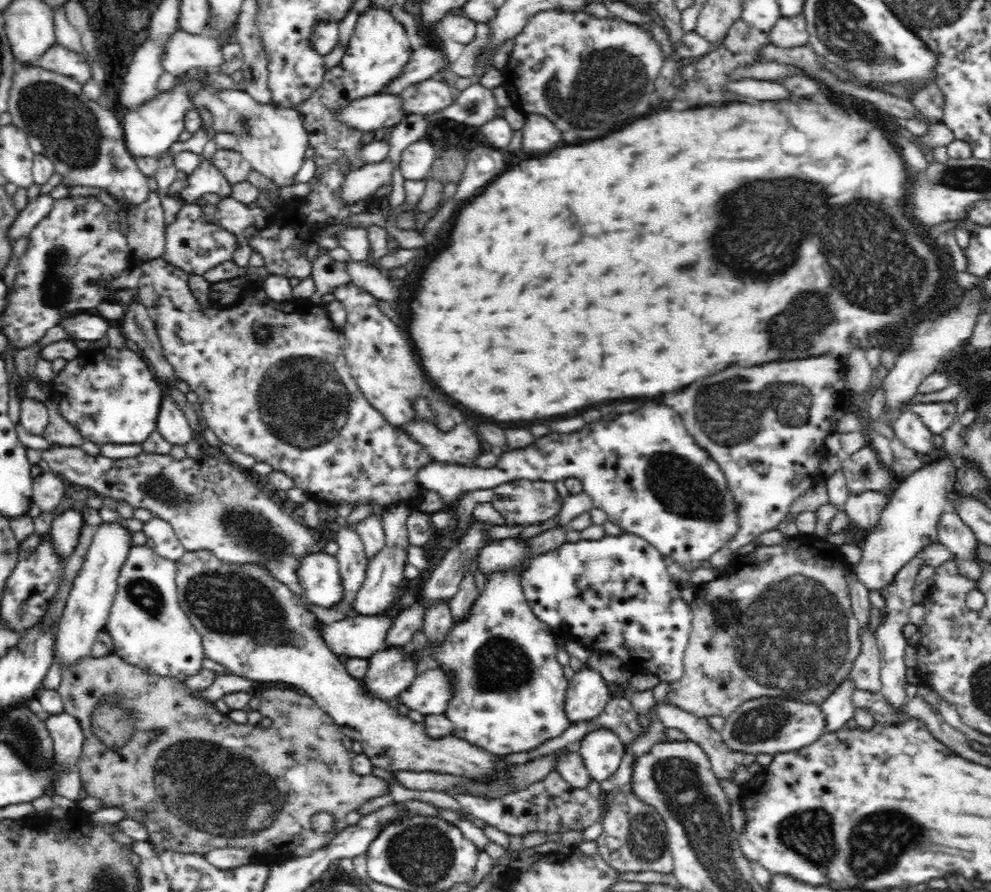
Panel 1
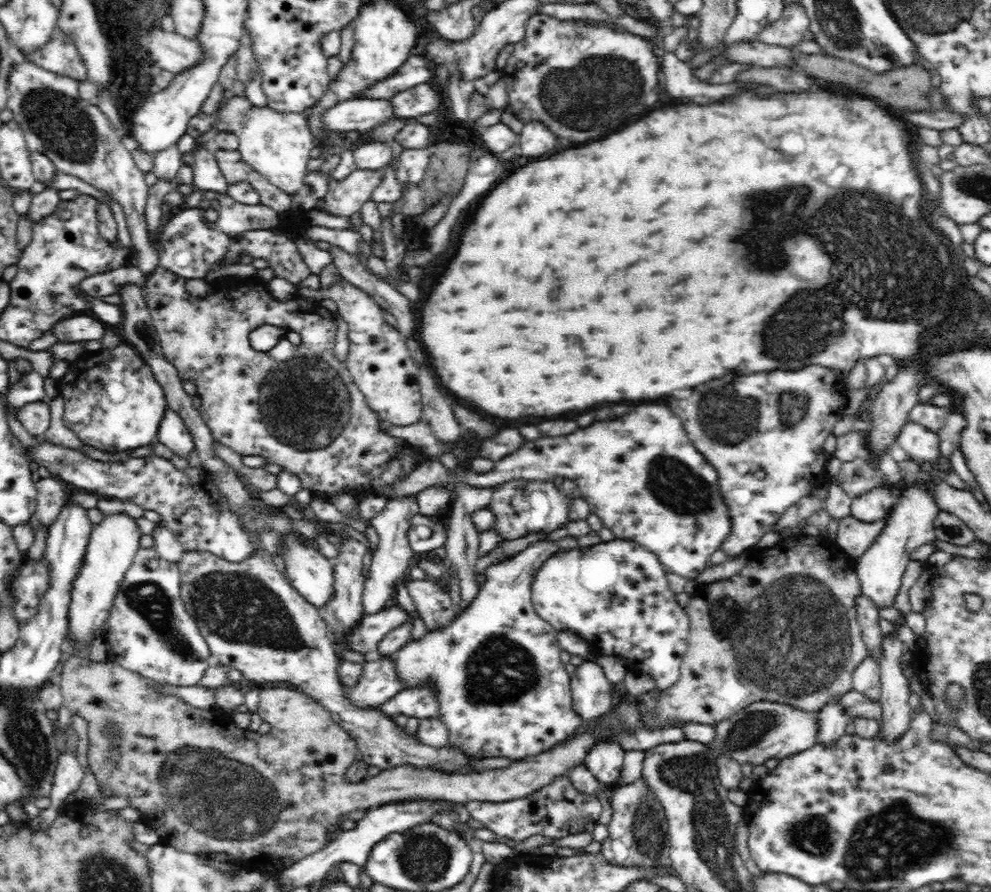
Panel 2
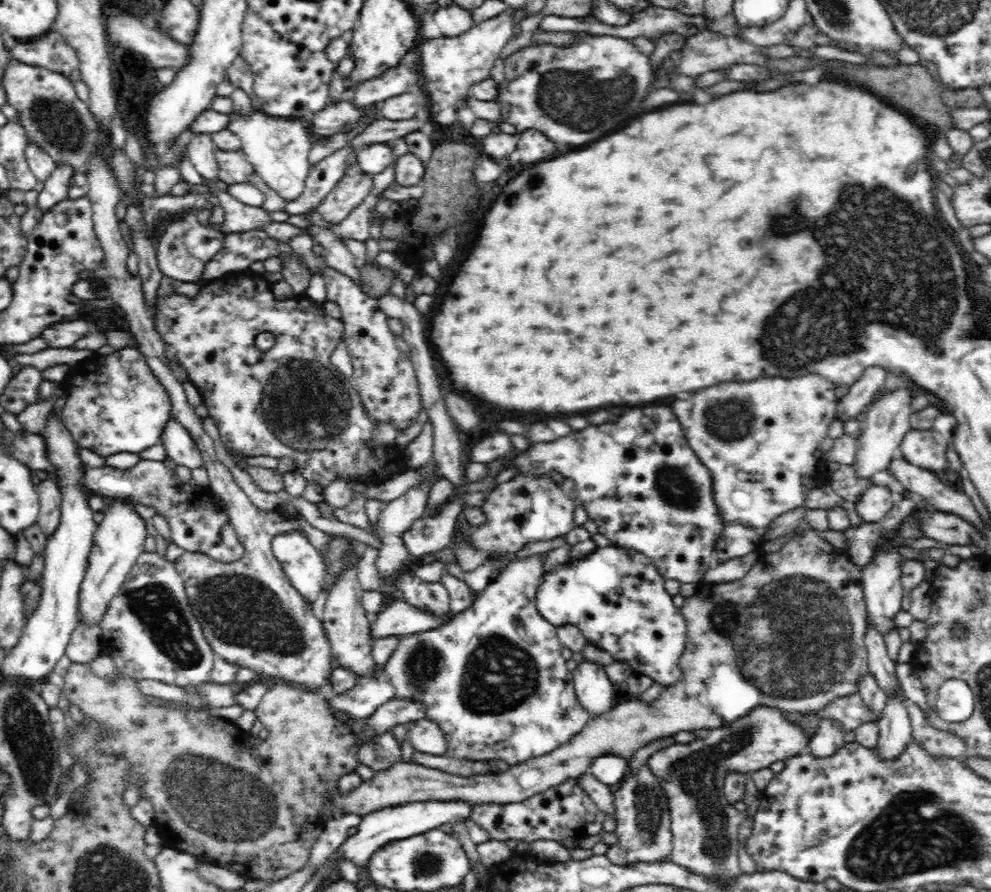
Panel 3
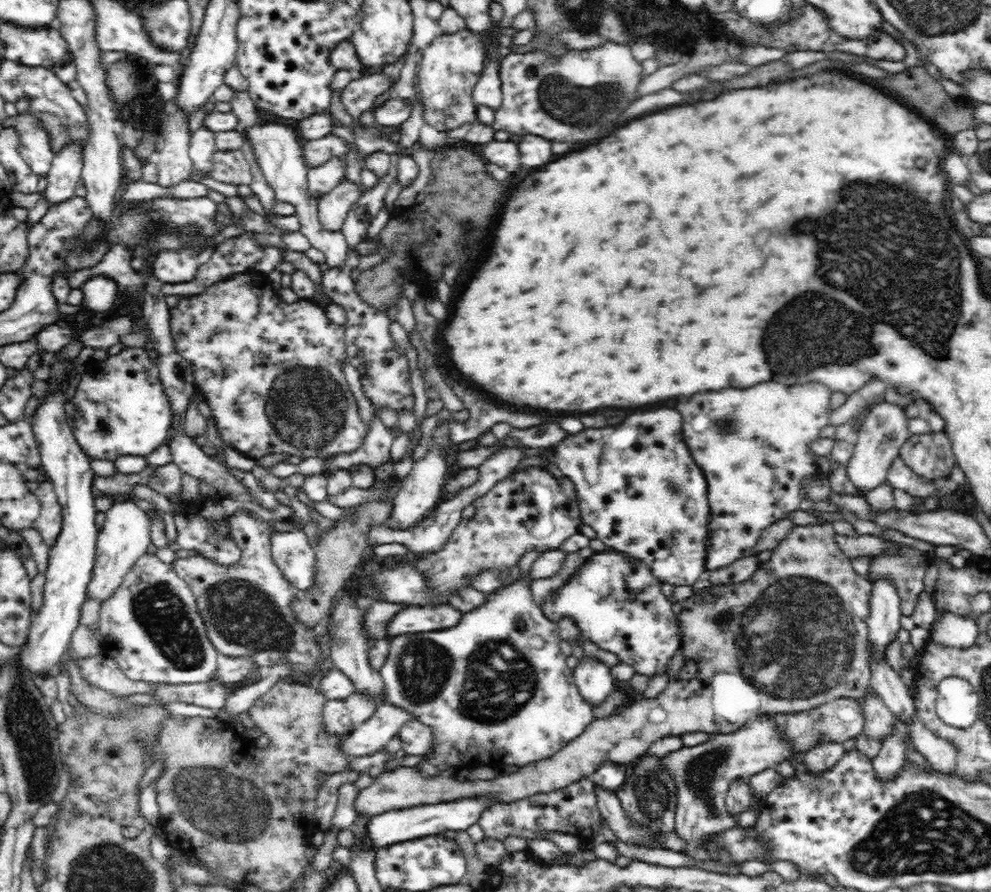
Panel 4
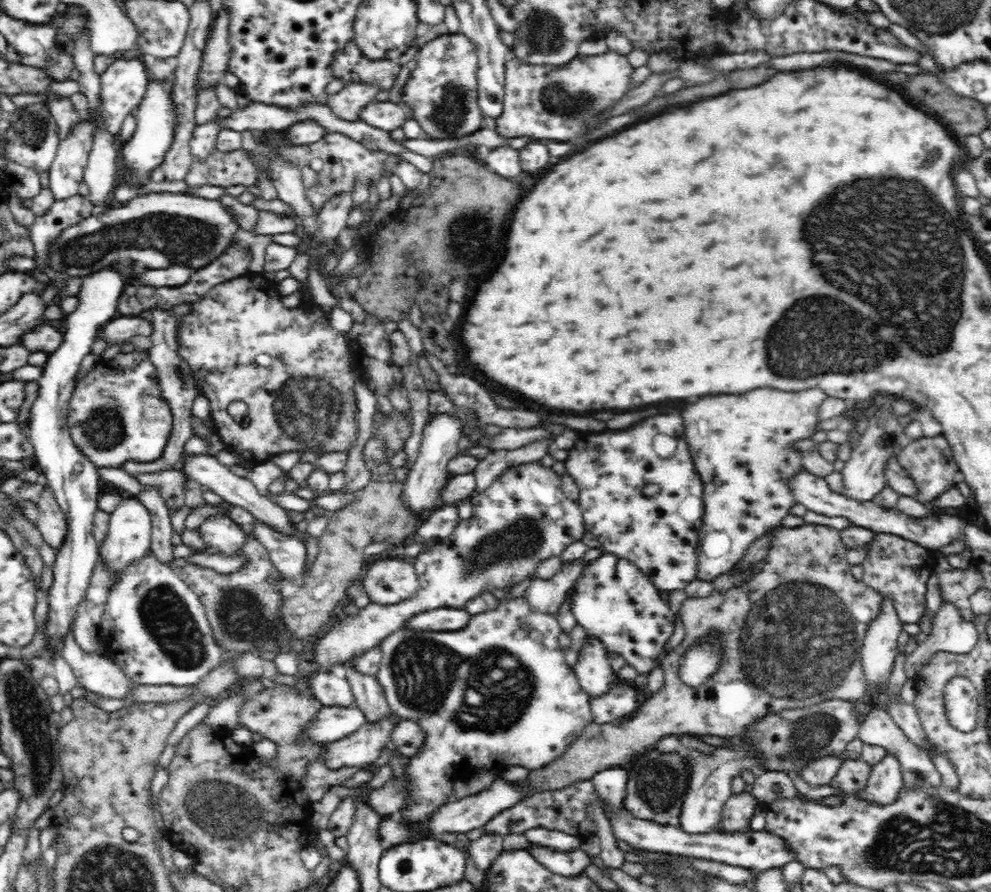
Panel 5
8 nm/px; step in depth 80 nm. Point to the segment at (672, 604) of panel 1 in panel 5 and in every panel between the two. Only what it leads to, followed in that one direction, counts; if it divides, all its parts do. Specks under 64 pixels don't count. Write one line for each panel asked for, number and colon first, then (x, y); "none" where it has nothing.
2: (615, 594)
3: (615, 596)
4: (617, 603)
5: (615, 602)

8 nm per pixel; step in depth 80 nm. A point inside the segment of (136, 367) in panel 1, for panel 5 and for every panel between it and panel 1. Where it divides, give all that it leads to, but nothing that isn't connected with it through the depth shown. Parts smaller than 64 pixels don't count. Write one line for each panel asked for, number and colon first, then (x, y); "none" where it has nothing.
2: (113, 403)
3: (114, 403)
4: (119, 408)
5: (116, 414)

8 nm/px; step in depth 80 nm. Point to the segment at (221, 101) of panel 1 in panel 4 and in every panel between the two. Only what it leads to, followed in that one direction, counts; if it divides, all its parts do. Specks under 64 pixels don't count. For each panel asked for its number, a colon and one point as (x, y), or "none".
2: (277, 145)
3: (278, 147)
4: (280, 155)

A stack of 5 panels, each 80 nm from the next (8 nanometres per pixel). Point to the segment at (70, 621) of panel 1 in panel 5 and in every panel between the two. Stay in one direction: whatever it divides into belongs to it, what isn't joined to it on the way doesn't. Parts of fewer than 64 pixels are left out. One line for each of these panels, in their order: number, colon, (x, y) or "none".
2: (113, 542)
3: (119, 538)
4: (124, 538)
5: (128, 537)

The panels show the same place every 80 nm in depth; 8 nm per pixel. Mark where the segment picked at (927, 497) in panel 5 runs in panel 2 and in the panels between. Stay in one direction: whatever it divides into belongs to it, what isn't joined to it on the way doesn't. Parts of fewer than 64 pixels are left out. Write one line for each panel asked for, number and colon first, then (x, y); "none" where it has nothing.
2: (920, 443)
3: (926, 449)
4: (930, 456)

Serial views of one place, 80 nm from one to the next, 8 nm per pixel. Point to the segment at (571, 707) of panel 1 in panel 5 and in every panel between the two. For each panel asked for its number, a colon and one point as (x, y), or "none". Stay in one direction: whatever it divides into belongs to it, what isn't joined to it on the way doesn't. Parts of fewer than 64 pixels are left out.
2: (591, 692)
3: (595, 691)
4: (594, 679)
5: (593, 670)

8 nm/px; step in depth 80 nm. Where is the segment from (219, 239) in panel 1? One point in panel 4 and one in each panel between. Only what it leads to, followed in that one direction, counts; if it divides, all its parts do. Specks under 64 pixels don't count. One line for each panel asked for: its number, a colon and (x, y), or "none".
2: (187, 246)
3: (184, 249)
4: (170, 267)

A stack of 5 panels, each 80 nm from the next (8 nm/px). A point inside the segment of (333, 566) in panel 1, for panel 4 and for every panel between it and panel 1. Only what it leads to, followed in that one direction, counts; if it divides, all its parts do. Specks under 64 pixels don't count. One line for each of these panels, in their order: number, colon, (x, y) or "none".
2: (311, 574)
3: (301, 561)
4: (291, 552)

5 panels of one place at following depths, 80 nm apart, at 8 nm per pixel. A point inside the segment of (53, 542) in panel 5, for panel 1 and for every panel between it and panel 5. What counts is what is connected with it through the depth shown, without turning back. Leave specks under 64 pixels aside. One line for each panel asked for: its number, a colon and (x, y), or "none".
1: (49, 489)
2: (52, 493)
3: (49, 515)
4: (49, 522)

